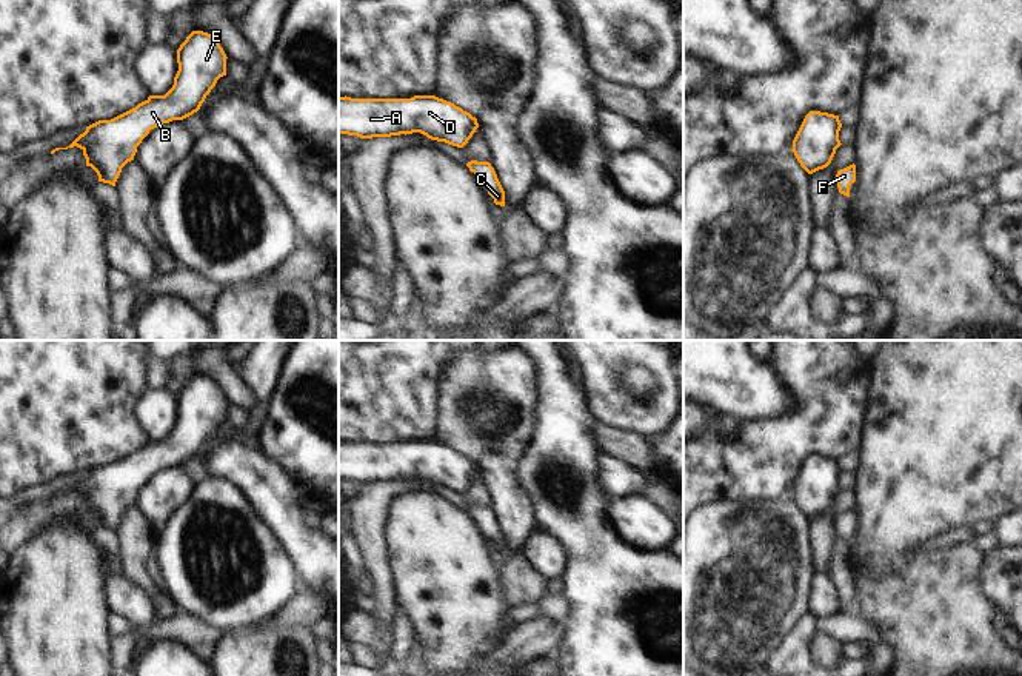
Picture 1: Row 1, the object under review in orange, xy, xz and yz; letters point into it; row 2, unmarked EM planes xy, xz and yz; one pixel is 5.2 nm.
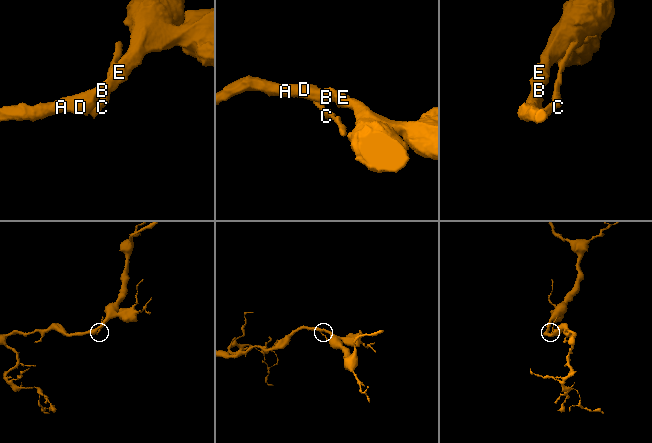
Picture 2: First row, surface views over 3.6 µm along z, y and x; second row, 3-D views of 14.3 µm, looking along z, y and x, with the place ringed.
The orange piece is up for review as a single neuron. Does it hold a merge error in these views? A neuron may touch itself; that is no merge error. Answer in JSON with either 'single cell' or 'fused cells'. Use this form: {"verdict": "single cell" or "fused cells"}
{"verdict": "single cell"}

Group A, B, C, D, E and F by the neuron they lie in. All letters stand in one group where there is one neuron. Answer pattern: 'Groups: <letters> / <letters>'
Groups: A B C D E F.

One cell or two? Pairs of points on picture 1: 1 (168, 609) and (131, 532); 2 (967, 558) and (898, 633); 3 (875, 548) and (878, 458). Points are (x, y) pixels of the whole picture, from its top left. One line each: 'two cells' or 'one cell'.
1: one cell
2: one cell
3: one cell

